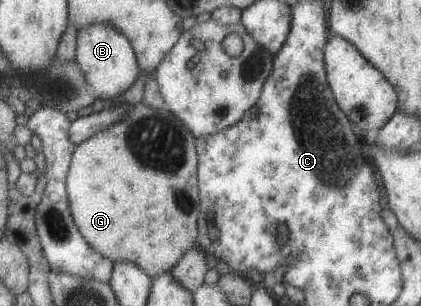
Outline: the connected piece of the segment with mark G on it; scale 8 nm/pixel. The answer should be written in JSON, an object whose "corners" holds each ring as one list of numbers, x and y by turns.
{"corners":[[141,102,117,123,75,145,66,190,75,225,85,241,113,262,136,263,151,278,172,270,190,249,198,246,200,193,196,140,169,108,155,109]]}

